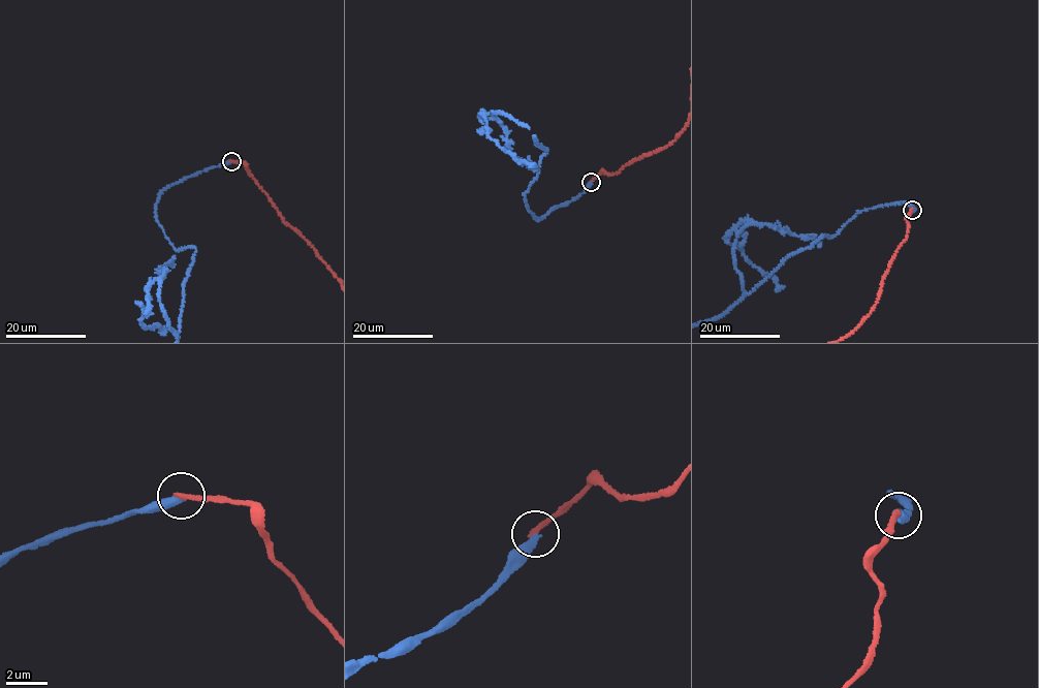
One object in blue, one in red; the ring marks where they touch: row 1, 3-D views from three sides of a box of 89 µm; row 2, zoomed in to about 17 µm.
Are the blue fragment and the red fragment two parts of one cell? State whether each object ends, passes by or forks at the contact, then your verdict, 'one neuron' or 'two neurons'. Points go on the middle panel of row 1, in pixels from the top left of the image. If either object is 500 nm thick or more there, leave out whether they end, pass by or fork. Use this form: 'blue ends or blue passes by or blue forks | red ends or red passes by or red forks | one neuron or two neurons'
blue ends | red ends | two neurons

